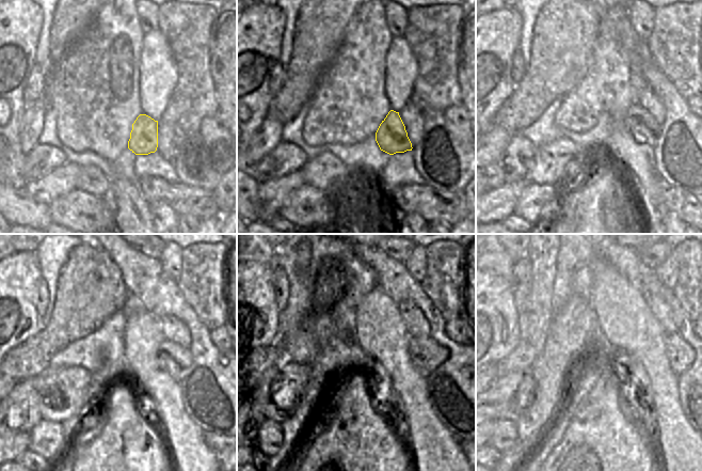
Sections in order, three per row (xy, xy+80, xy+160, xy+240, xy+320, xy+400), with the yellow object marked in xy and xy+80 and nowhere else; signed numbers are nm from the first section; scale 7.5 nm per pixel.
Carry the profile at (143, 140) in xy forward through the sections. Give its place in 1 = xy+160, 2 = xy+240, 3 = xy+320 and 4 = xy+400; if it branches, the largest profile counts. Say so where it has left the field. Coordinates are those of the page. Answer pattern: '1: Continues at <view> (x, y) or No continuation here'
1: Continues at xy+160 (641, 124)
2: Continues at xy+240 (174, 359)
3: Continues at xy+320 (426, 355)
4: Continues at xy+400 (681, 355)

